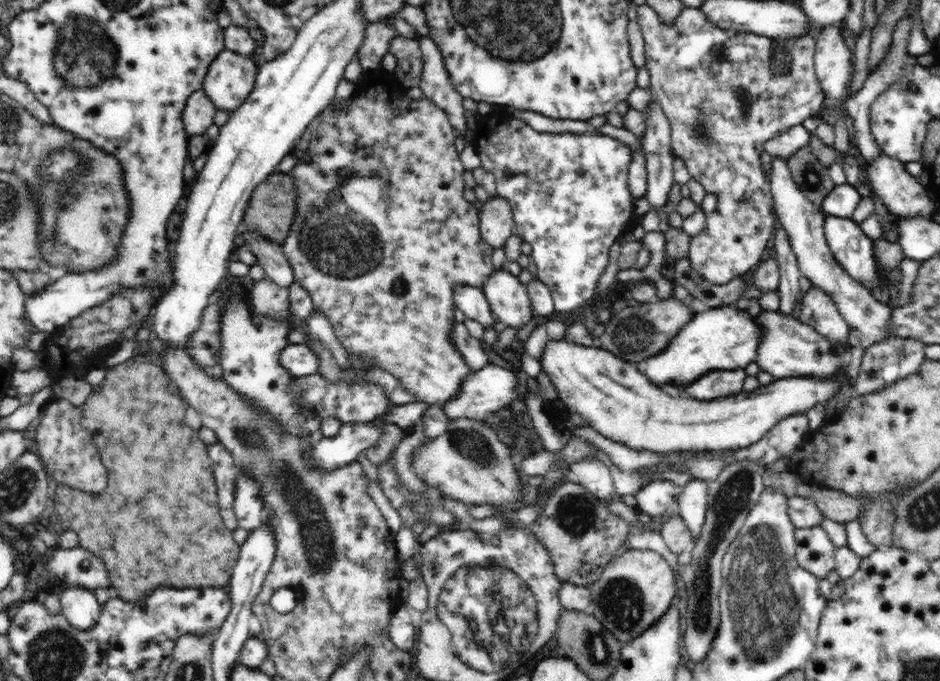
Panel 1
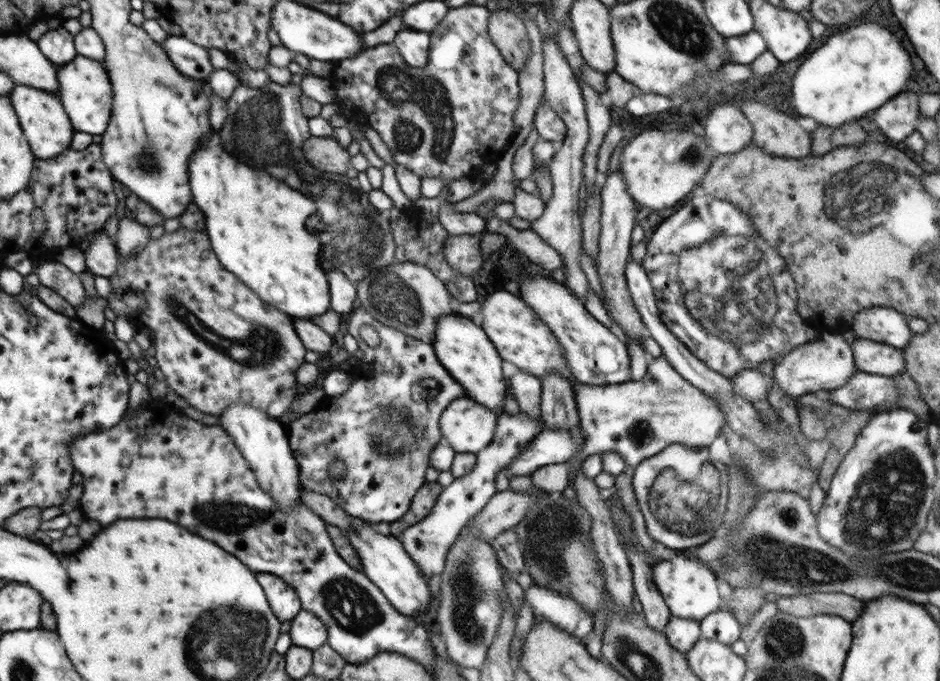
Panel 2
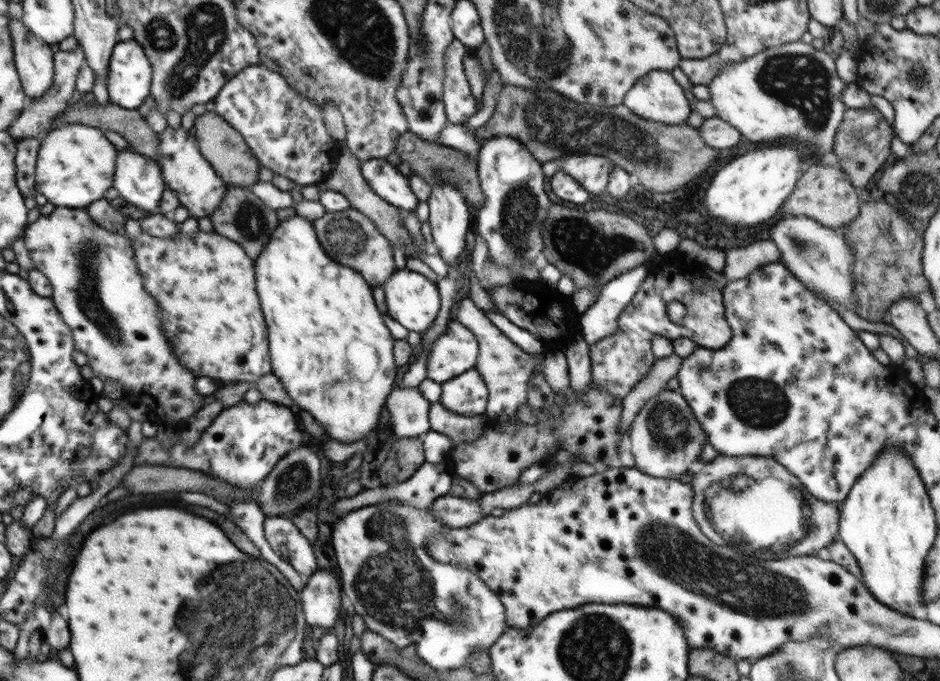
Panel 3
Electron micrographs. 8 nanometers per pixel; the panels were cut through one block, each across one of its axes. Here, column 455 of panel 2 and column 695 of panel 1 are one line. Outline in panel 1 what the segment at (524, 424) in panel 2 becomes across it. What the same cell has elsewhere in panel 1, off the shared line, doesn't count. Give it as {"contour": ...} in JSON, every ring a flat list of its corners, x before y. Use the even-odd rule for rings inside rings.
{"contour":[[695,479,688,482,676,499,677,513,686,523,693,542,700,538,708,510,708,484]]}

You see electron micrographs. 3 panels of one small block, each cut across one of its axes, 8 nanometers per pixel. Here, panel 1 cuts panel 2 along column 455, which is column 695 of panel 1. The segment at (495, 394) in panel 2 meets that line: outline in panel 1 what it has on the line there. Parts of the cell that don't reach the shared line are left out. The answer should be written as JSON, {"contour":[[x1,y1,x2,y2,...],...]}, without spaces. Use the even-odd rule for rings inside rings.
{"contour":[[732,305,698,308,690,322,670,340,660,354,645,358,636,364,640,373,659,387,670,384,687,385,711,370,744,369,756,360,756,352,762,340,762,329,756,323,754,311,736,309]]}

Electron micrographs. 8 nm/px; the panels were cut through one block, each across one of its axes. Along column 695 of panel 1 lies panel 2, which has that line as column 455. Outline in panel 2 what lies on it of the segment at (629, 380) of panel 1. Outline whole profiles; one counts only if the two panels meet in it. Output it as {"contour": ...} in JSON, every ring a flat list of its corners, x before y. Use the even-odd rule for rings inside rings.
{"contour":[[467,396,452,401,440,416,441,436,458,453,480,453,494,438,497,415]]}

